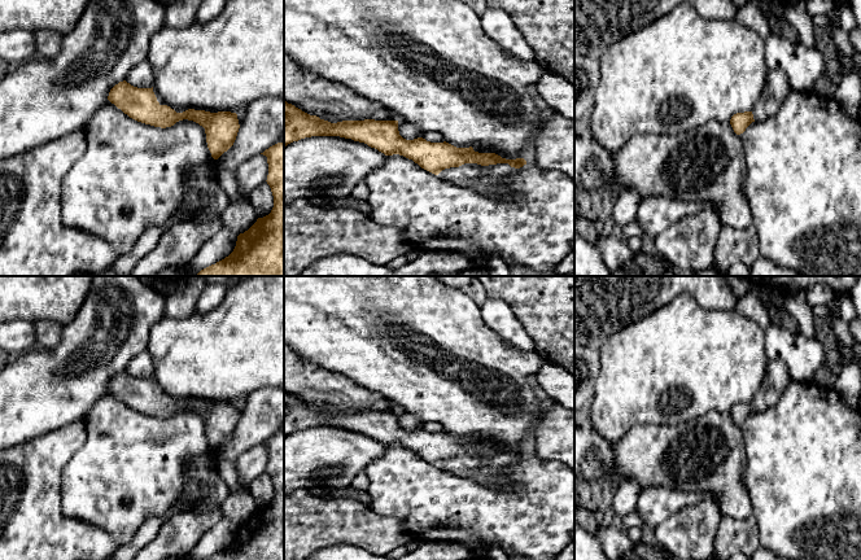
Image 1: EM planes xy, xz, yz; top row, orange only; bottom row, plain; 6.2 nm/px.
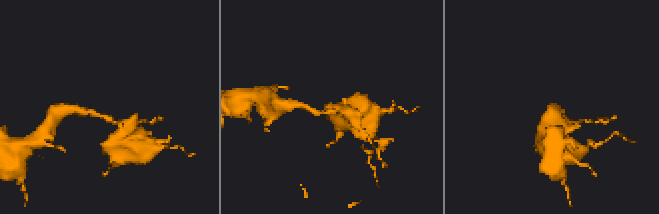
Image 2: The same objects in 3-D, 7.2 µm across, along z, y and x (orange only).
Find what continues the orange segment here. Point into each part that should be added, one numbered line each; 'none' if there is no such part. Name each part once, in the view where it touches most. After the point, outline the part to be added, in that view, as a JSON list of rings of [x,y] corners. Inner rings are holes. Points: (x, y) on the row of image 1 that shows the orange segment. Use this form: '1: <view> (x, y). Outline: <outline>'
1: xz (489, 179). Outline: [[[464,163],[459,167],[442,170],[441,179],[475,189],[477,193],[488,194],[493,198],[515,198],[515,196],[502,189],[503,181],[515,171],[508,163],[481,166],[477,163]]]

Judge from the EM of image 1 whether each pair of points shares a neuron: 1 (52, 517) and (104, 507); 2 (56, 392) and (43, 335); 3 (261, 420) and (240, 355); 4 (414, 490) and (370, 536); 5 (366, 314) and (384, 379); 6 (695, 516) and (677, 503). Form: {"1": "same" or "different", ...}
{"1": "different", "2": "different", "3": "different", "4": "different", "5": "same", "6": "different"}

